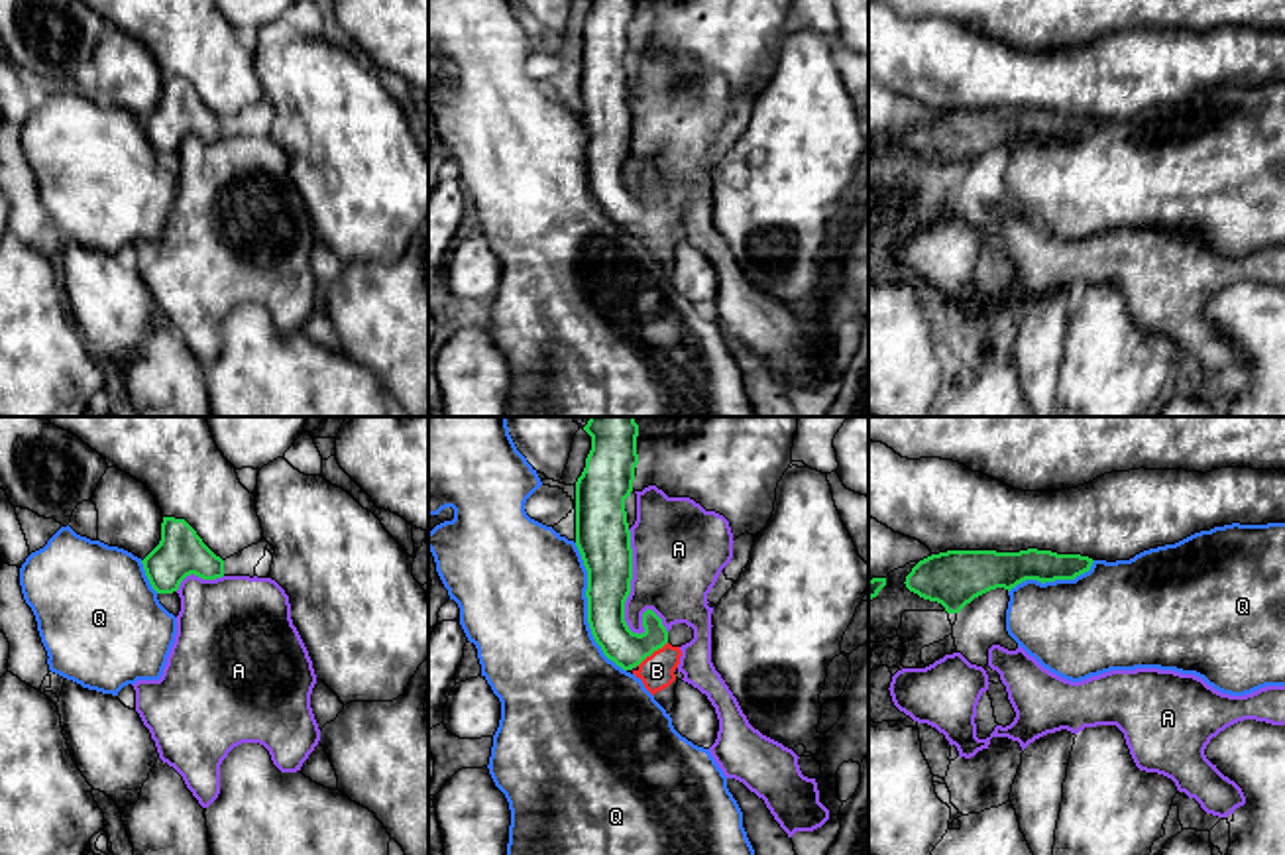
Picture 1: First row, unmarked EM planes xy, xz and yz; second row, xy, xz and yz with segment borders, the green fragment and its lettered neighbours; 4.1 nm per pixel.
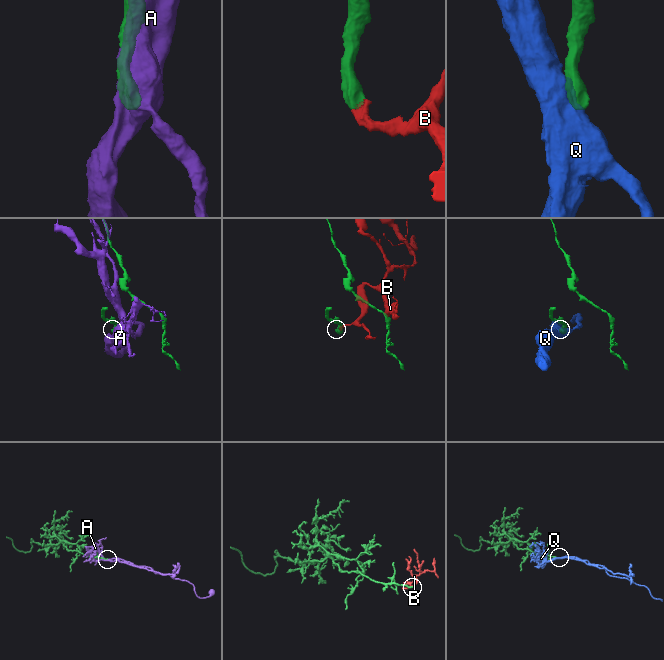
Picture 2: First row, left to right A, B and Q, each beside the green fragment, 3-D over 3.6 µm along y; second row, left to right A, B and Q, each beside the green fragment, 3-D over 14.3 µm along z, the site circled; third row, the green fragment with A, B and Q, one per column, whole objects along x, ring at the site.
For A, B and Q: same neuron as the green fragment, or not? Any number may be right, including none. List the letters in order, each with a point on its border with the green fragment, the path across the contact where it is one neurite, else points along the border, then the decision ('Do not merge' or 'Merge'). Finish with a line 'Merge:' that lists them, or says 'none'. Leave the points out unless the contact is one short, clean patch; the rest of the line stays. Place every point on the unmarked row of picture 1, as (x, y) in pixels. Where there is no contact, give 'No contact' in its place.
A: Touches green at xz (623, 168). Do not merge
B: Touches green at xz (651, 213). Path across: xz (606, 171), (635, 209), (651, 213), (657, 230). Merge
Q: Touches green at xz (588, 170). Do not merge
Merge: B

